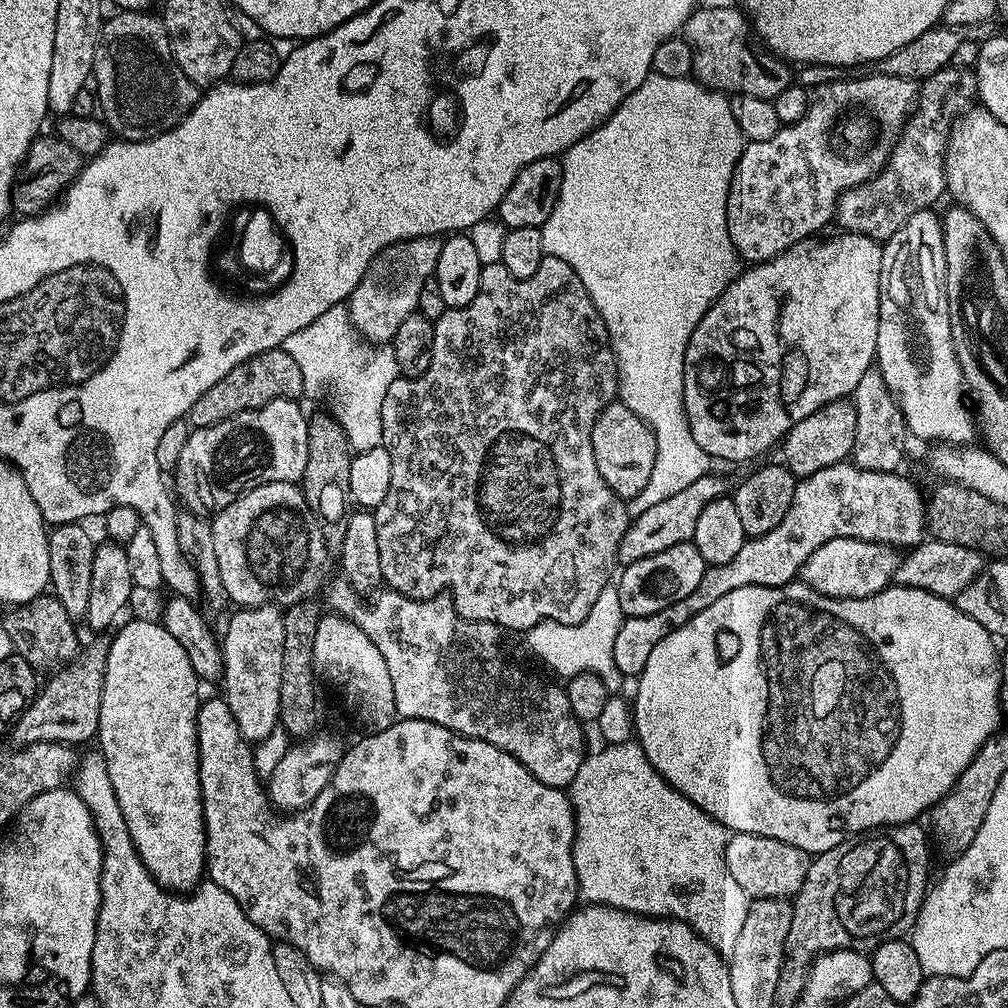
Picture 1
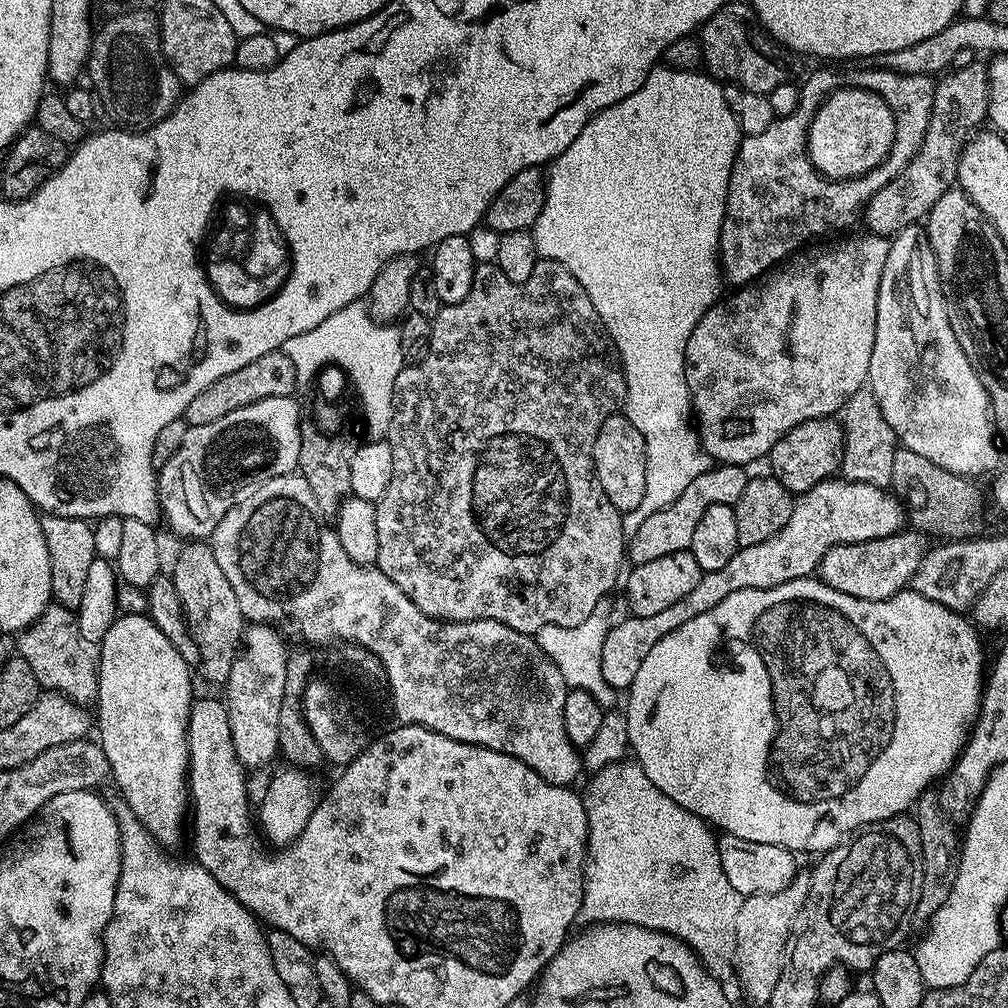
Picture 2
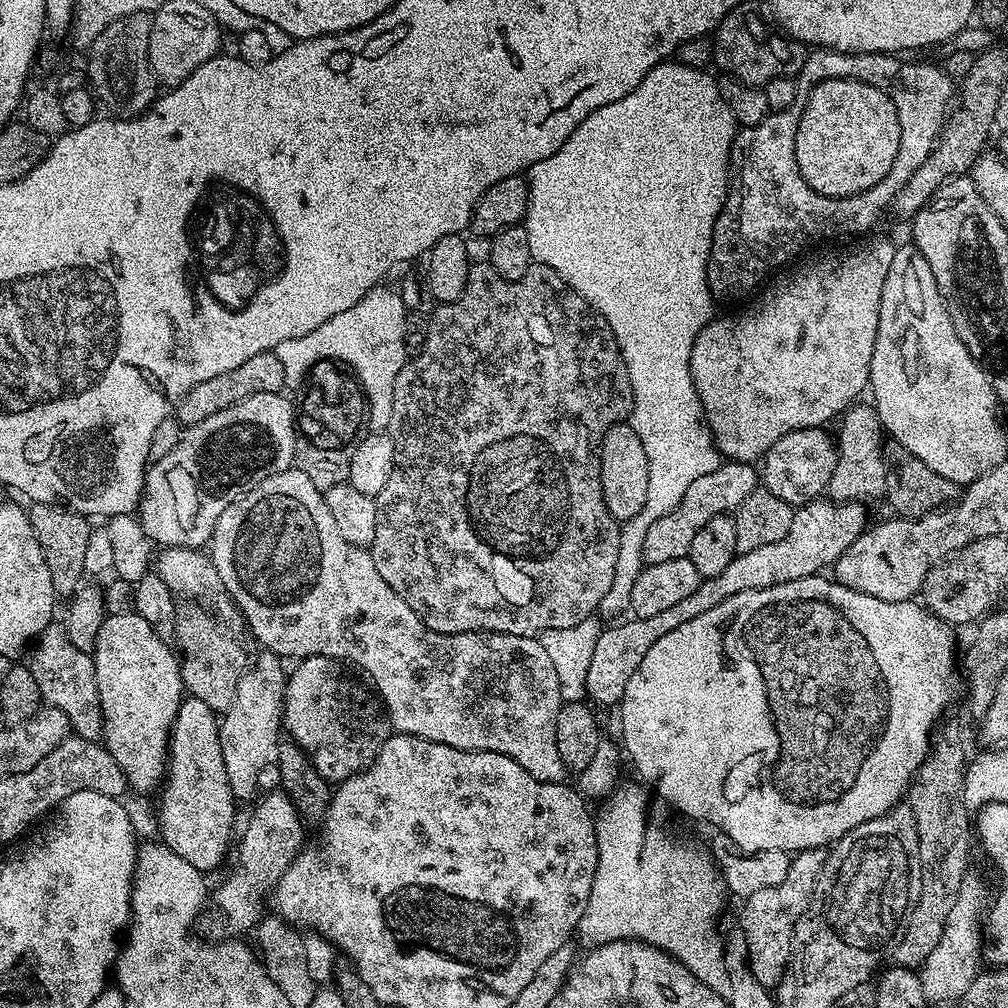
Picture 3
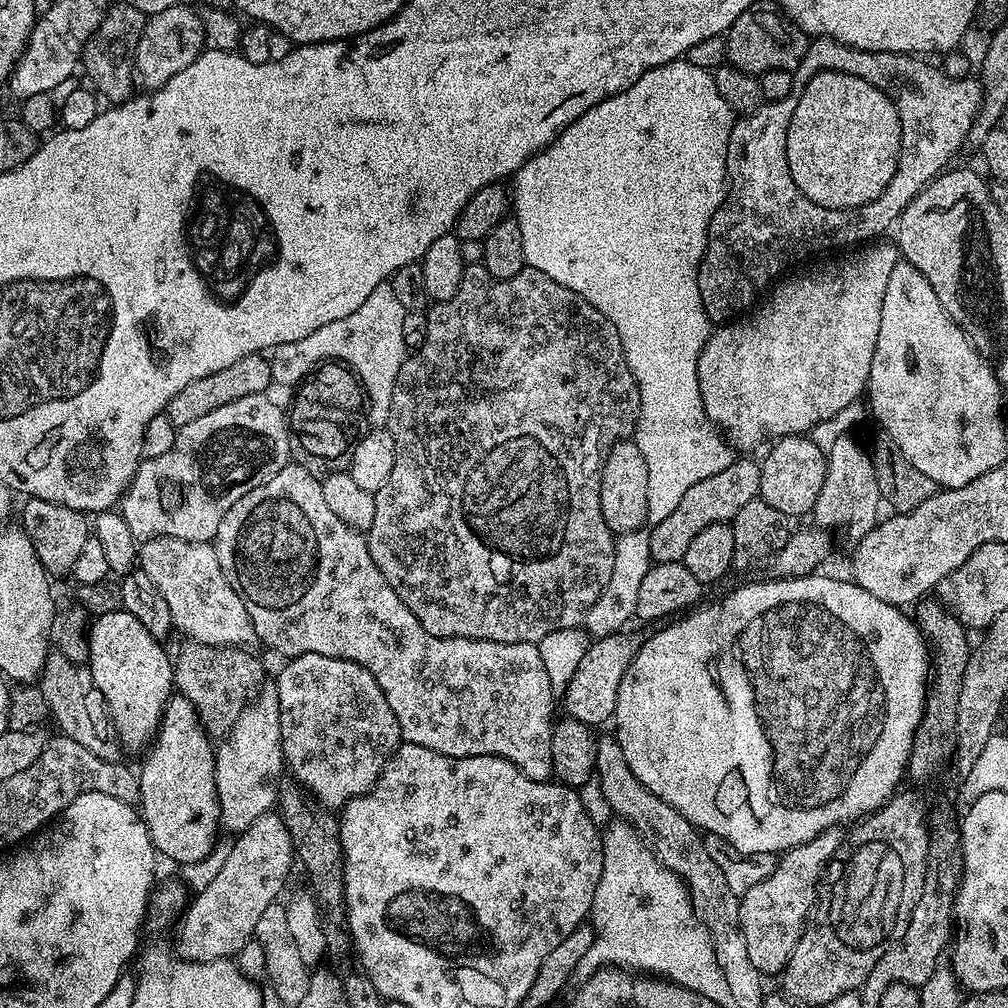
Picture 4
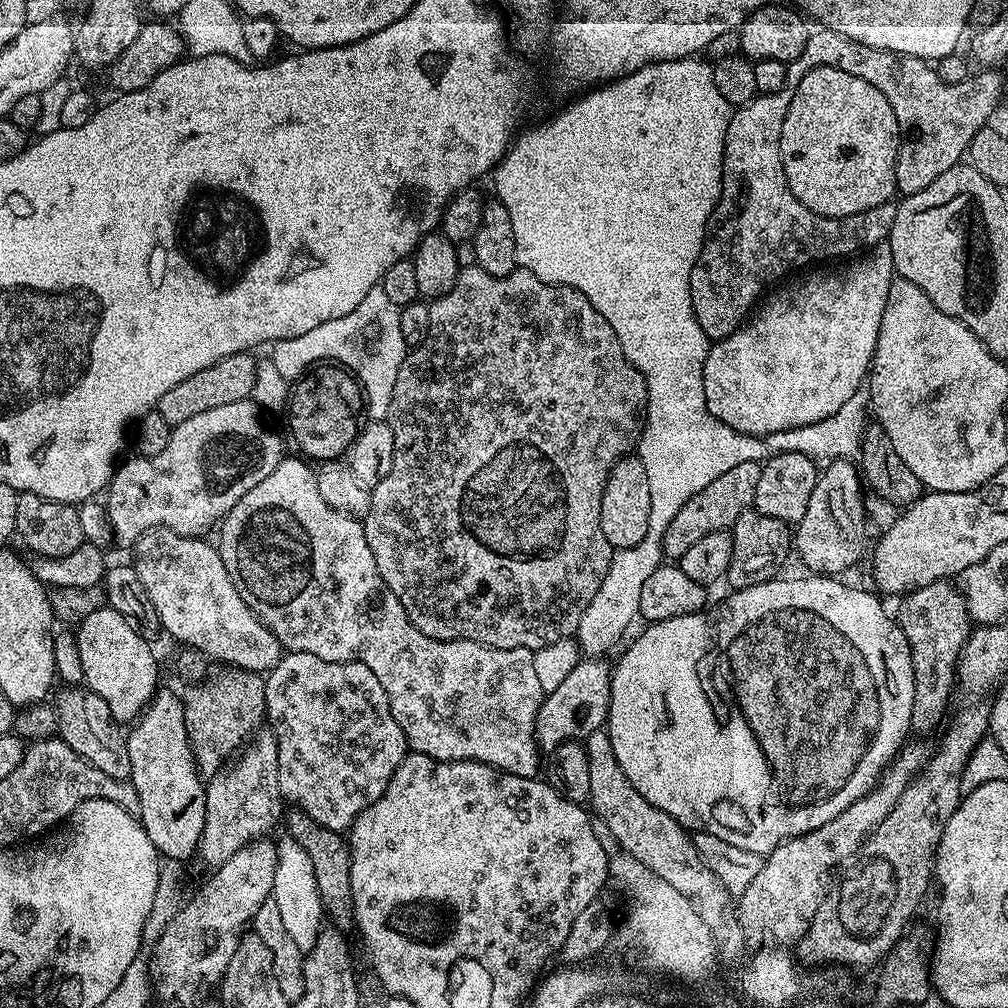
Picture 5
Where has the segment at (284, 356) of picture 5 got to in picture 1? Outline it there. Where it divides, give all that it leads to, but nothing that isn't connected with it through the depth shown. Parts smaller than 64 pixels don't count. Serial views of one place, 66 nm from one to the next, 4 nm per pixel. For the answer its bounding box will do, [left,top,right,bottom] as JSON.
[282,304,400,453]

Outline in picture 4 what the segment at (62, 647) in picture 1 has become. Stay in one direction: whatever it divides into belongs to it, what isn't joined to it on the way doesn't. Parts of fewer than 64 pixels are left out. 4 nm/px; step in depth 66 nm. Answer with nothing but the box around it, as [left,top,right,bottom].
[38,650,122,762]

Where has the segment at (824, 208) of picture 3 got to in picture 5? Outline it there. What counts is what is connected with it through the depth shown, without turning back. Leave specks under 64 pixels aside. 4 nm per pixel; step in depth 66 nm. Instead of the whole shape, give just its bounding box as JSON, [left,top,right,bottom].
[690,26,1004,341]

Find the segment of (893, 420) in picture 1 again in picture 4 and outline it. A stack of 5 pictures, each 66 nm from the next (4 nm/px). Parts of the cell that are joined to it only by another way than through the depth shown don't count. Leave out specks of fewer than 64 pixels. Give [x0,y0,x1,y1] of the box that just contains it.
[810,434,882,542]

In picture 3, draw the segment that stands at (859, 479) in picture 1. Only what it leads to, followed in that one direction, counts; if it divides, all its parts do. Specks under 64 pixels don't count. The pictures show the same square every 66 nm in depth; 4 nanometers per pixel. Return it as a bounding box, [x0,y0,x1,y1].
[586,498,870,705]

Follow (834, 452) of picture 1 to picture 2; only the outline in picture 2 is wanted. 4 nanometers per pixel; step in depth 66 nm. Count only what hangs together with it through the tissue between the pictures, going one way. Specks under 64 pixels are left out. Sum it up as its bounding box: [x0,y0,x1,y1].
[770,419,844,494]

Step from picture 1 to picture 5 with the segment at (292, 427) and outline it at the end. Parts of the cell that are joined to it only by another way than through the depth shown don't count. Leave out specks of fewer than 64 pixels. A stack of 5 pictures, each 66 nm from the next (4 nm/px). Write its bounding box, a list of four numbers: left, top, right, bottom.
[106,398,286,549]

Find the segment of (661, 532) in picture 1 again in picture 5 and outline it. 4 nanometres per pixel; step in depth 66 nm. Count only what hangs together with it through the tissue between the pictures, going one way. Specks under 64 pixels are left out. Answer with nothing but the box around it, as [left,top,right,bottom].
[662,462,761,562]

